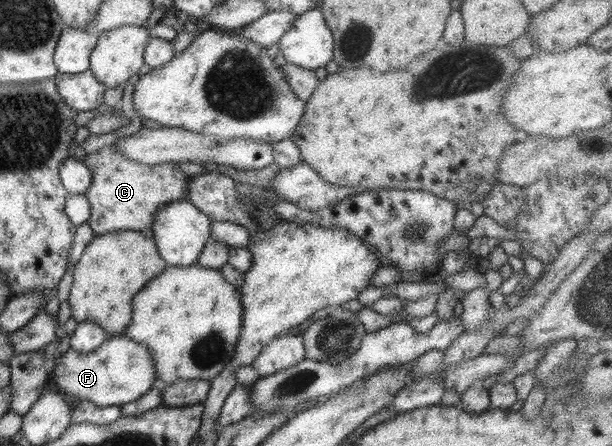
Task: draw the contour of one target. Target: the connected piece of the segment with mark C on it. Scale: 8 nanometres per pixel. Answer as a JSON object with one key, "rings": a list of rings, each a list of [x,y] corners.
{"rings":[[[115,145],[105,146],[81,158],[92,172],[90,187],[83,193],[91,205],[91,216],[87,222],[93,233],[98,235],[136,231],[151,237],[151,225],[158,206],[184,200],[190,176],[181,172],[174,163],[146,165],[130,161]]]}

